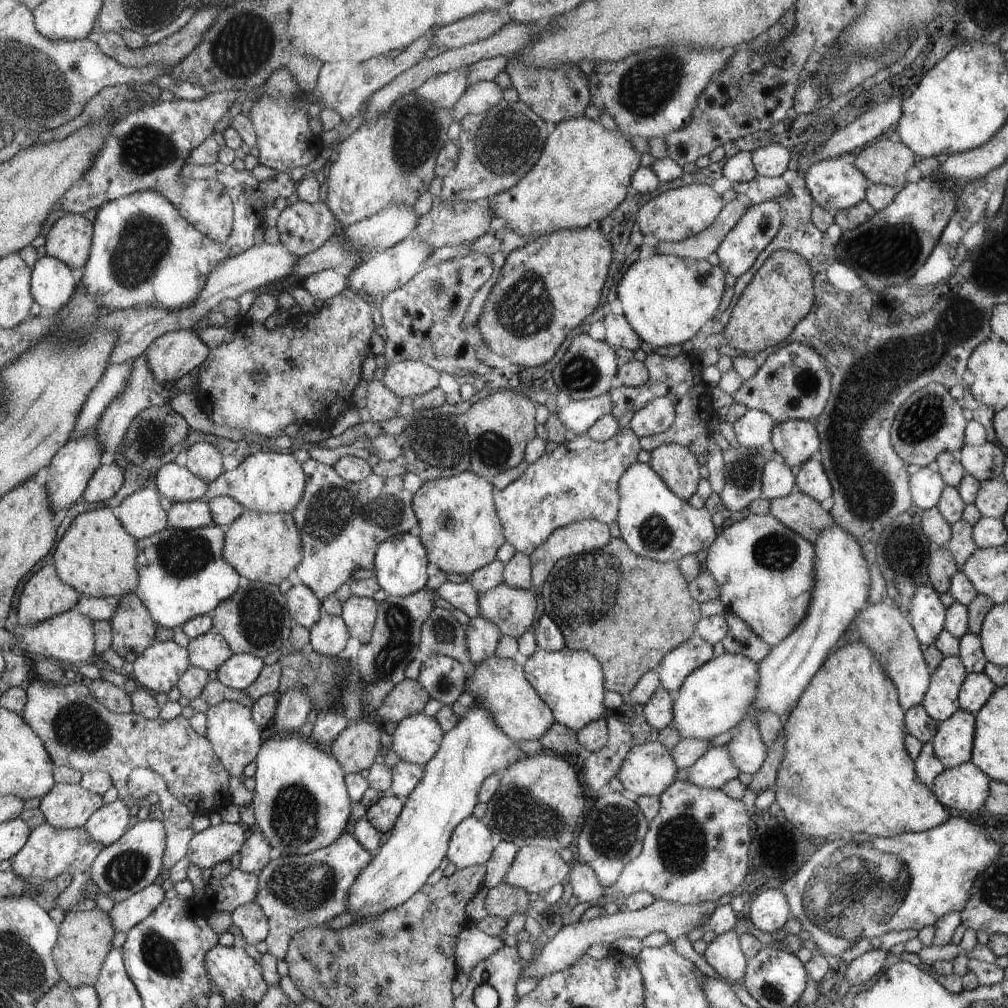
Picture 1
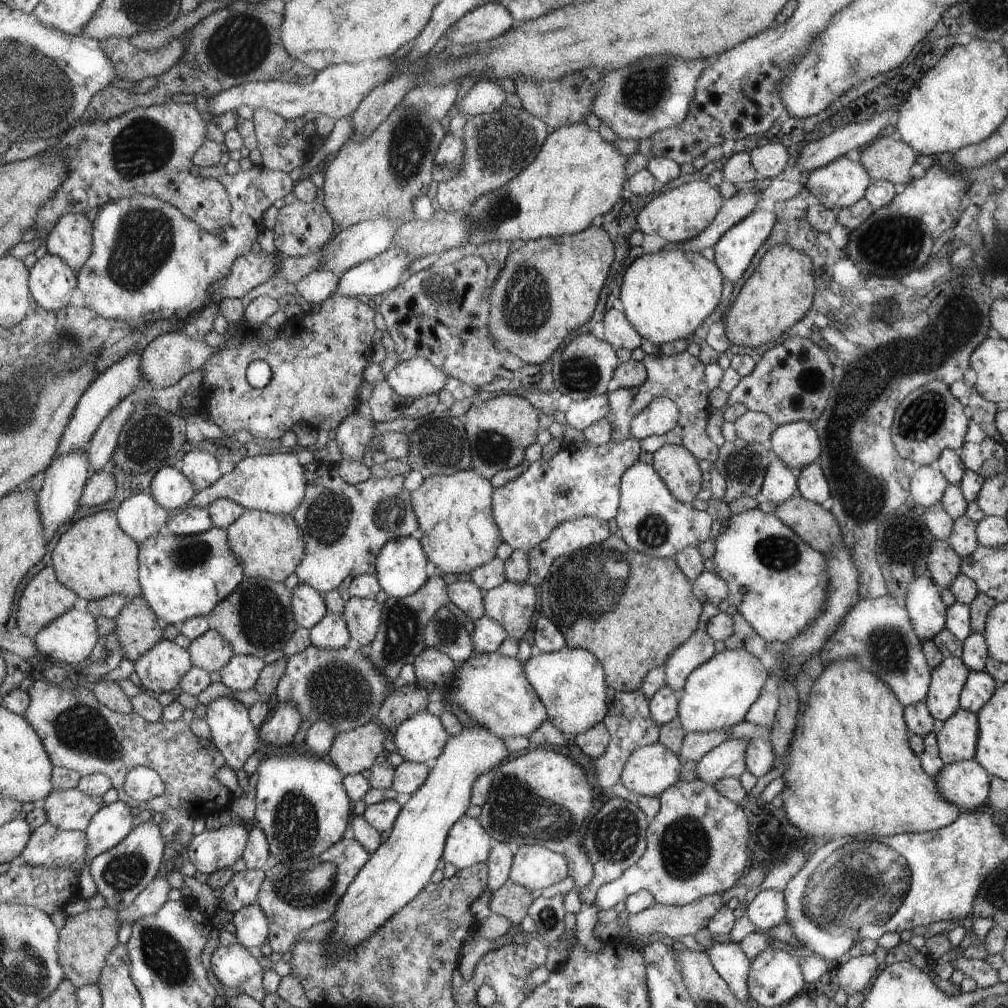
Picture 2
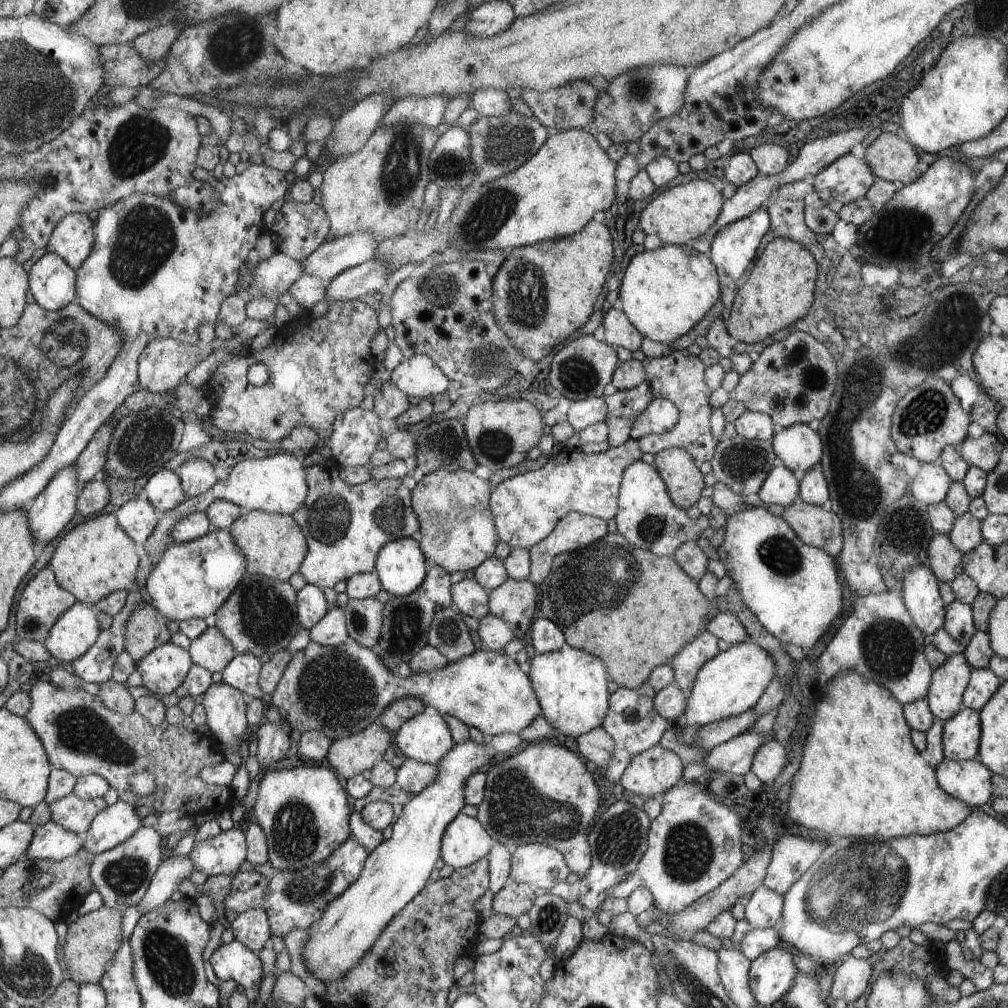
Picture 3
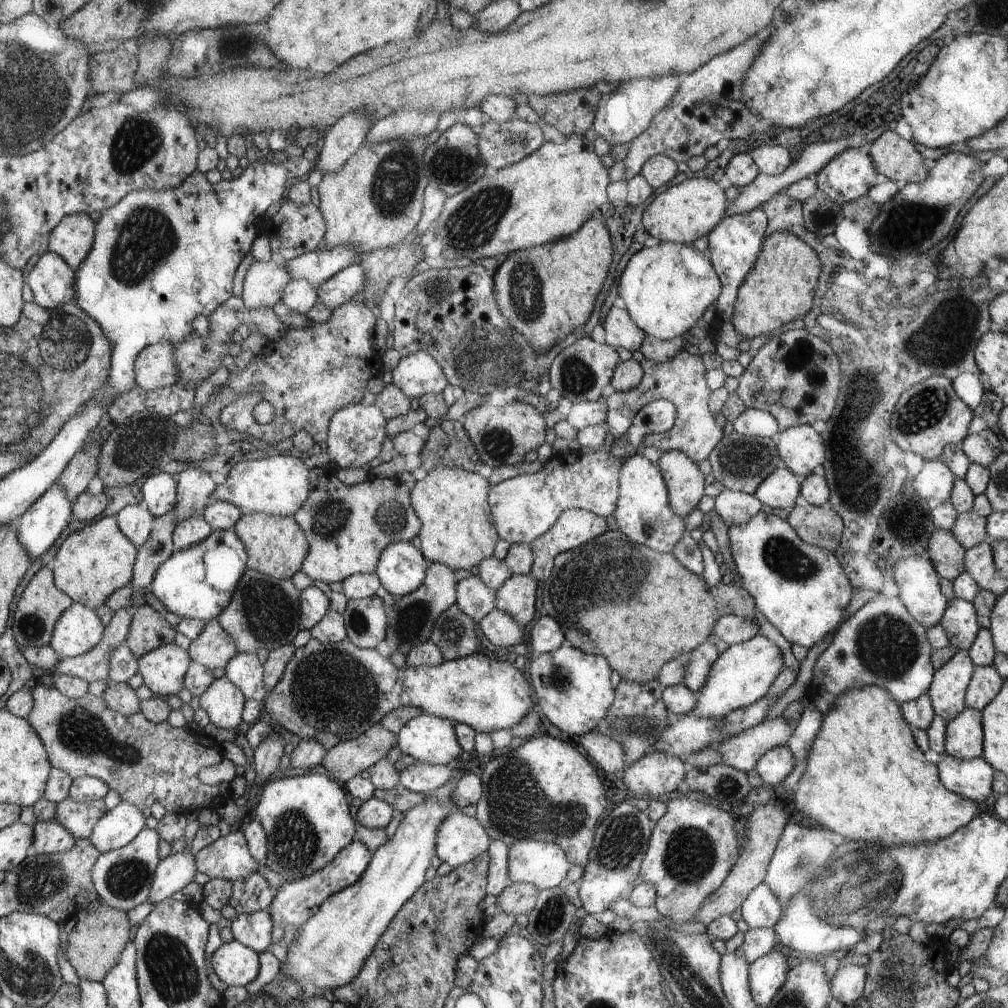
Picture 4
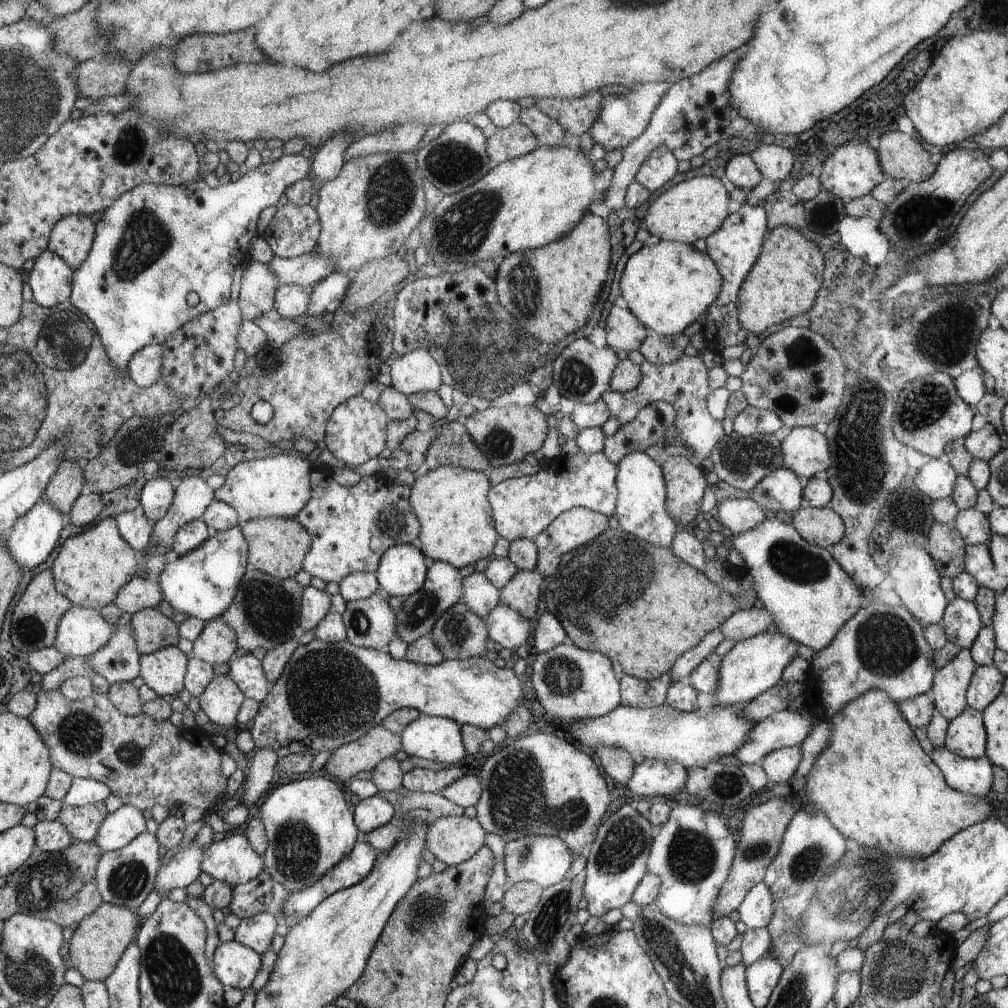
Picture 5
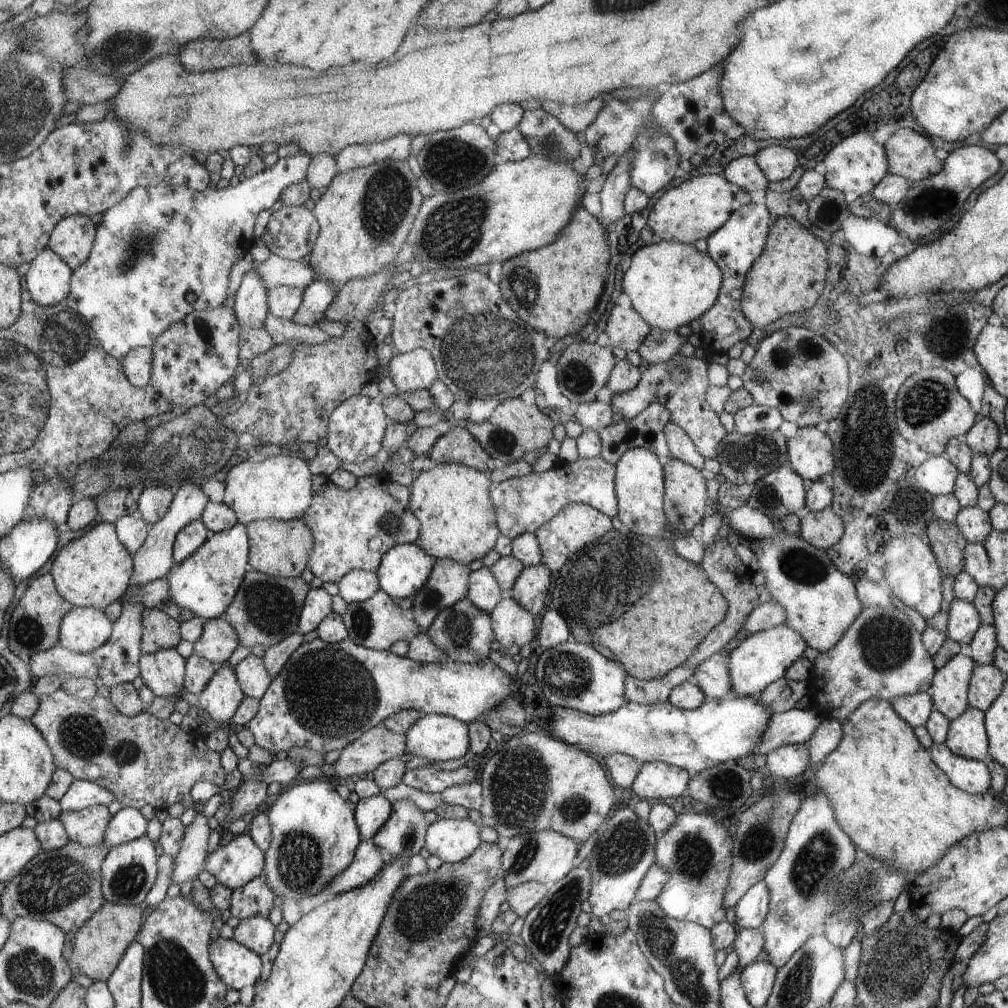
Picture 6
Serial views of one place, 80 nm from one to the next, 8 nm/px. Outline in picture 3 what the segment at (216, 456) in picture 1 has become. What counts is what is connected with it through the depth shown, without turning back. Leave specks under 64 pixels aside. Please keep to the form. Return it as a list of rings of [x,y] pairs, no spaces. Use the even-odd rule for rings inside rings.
[[[187,460],[175,473],[180,476],[188,499],[204,494],[217,484],[214,467],[209,461]]]

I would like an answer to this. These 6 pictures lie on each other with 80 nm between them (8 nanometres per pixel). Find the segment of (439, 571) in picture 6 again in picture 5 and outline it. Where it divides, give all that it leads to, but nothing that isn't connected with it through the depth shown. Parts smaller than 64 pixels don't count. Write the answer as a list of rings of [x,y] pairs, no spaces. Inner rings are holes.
[[[432,561],[429,566],[429,578],[420,590],[403,598],[404,604],[398,608],[399,633],[398,638],[409,645],[420,637],[430,636],[433,626],[437,624],[438,618],[449,608],[456,605],[463,597],[463,582],[460,572],[449,562]]]

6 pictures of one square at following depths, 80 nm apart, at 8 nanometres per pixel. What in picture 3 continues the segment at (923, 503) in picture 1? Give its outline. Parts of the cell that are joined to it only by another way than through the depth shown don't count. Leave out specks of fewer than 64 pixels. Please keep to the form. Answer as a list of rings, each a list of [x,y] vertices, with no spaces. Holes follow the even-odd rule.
[[[938,462],[923,463],[908,488],[908,495],[919,503],[933,505],[945,500],[952,481]]]

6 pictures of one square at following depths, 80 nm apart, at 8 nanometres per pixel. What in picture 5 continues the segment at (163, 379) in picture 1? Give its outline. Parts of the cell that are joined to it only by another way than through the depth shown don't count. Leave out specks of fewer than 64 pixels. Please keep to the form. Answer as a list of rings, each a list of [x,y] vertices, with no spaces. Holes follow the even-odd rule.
[[[150,345],[137,350],[130,358],[127,370],[131,382],[146,388],[161,381],[162,351],[160,345]]]

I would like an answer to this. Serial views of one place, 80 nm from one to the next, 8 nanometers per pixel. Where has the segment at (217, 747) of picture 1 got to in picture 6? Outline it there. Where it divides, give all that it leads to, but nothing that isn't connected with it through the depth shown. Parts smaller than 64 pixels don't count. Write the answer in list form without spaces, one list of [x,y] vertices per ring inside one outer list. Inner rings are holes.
[[[226,663],[220,666],[210,682],[198,694],[200,707],[208,712],[213,720],[226,726],[244,700],[242,687],[236,677],[234,667]]]

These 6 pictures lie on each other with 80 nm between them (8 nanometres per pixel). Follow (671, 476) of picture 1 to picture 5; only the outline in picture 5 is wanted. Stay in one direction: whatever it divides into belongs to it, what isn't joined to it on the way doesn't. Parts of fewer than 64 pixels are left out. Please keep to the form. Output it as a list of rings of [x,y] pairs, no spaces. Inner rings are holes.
[[[686,457],[662,458],[668,483],[668,511],[678,528],[692,524],[700,514],[700,502],[706,488],[706,478],[698,466]]]

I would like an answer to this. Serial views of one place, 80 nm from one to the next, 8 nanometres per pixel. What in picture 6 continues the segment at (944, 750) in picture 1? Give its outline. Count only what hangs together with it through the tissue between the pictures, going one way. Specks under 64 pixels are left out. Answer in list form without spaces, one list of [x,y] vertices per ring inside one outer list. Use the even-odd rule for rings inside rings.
[[[969,706],[964,714],[949,721],[944,744],[950,752],[983,763],[990,758],[984,719],[985,712]]]

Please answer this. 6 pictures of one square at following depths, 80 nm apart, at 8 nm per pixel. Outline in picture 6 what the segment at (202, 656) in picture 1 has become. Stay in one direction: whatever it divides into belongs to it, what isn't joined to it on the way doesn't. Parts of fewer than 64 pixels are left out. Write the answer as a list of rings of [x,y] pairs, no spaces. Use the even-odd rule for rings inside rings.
[[[224,617],[205,621],[202,636],[193,644],[194,653],[214,664],[224,664],[238,648],[236,631]]]

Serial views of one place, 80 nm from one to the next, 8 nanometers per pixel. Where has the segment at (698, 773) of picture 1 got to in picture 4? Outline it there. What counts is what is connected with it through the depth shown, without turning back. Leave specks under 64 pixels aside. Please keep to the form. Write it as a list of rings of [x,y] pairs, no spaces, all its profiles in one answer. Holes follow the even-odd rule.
[[[784,715],[768,717],[760,724],[720,742],[716,750],[722,753],[724,763],[746,773],[754,769],[759,758],[770,749],[786,747],[796,725]]]

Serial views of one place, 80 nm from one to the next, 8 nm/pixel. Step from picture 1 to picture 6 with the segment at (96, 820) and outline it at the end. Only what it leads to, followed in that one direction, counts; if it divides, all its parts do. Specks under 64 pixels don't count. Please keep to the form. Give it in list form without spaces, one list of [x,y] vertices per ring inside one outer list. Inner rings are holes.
[[[125,807],[110,819],[103,844],[111,849],[131,840],[139,839],[146,835],[148,822],[149,820],[140,813],[140,809]]]

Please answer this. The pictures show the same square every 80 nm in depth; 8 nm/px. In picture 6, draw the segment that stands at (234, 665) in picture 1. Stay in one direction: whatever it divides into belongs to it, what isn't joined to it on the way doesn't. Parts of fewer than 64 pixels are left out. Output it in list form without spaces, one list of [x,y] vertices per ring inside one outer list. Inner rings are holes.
[[[251,654],[238,663],[234,670],[237,670],[238,682],[246,696],[260,700],[268,692],[273,676],[265,666],[264,659]]]

